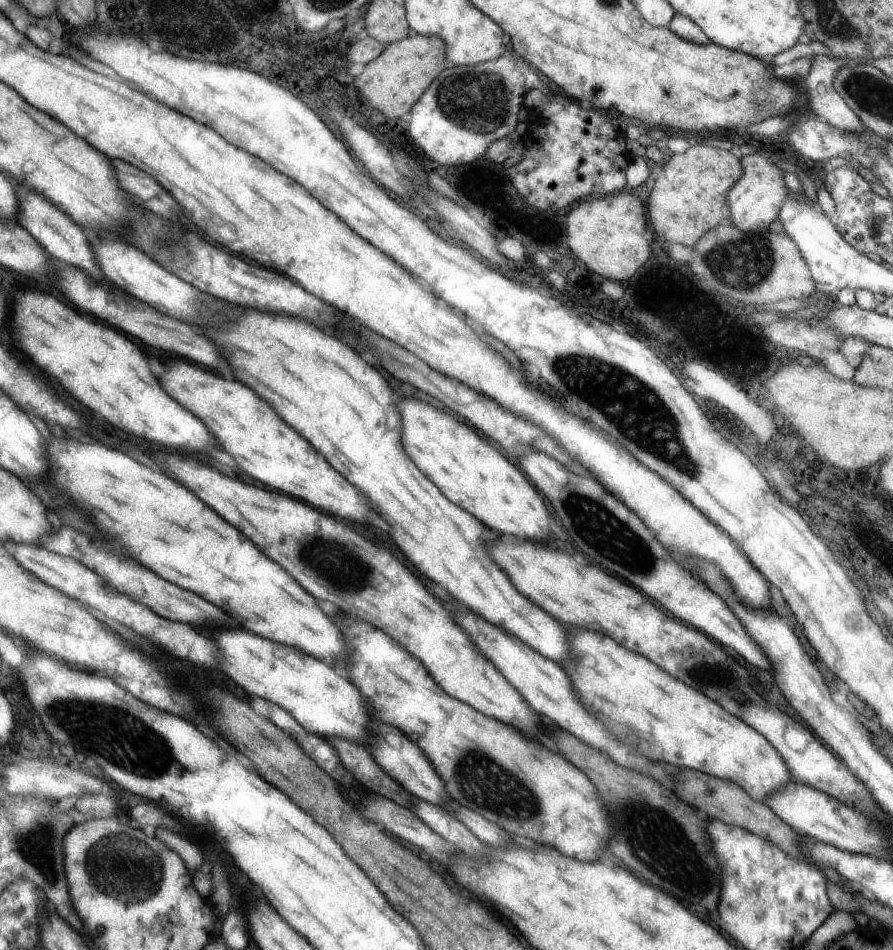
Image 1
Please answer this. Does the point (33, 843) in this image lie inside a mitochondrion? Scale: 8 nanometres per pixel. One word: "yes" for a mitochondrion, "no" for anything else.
yes

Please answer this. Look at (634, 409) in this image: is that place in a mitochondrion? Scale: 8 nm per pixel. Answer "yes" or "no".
yes

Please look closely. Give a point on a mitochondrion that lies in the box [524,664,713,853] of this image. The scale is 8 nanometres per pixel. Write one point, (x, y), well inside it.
(628, 732)

